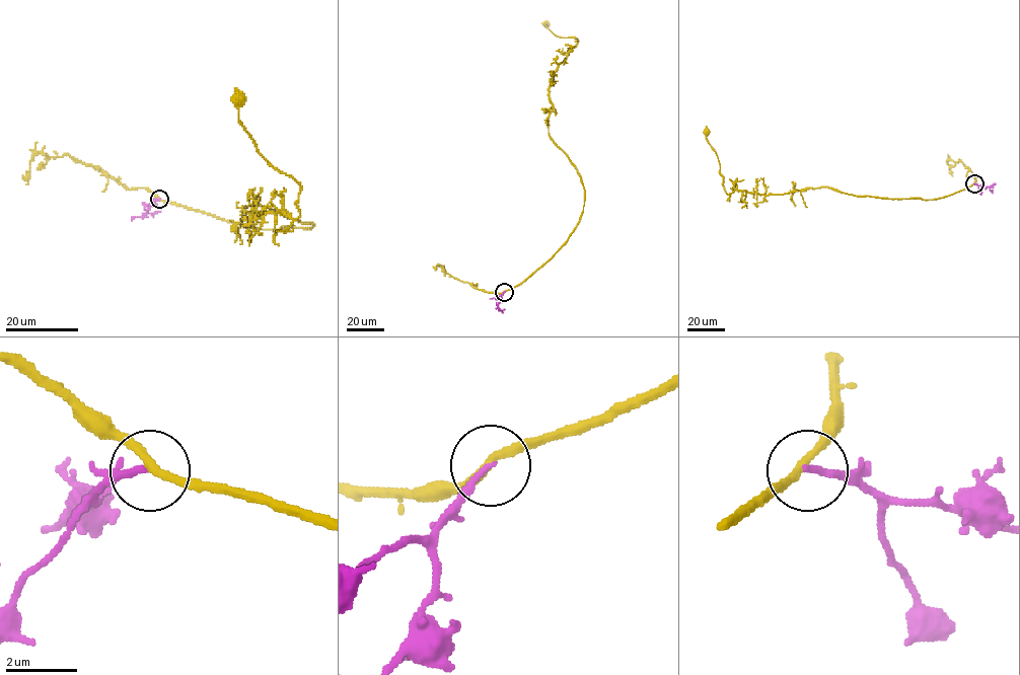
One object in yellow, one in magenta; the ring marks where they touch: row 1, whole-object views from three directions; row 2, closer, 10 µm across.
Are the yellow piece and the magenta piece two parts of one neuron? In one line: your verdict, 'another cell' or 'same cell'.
another cell

